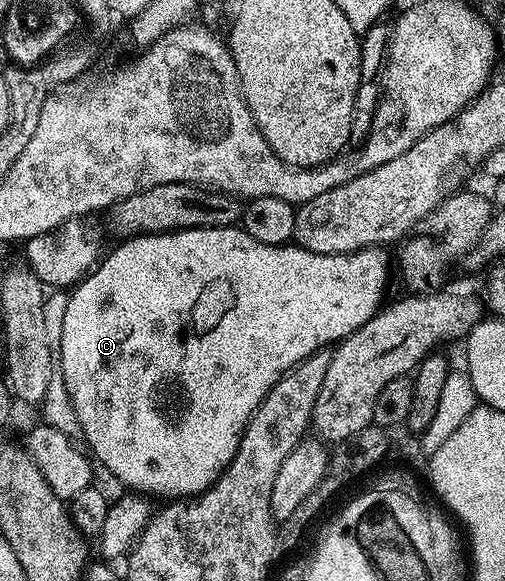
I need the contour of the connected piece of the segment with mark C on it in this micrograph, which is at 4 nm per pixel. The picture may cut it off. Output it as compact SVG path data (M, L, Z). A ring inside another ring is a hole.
M239 226L234 227L199 227L189 231L166 231L162 235L135 235L133 239L125 239L117 242L117 247L112 252L105 254L97 262L95 268L88 272L79 283L71 288L68 304L66 305L66 317L62 321L62 329L58 340L58 375L64 380L64 387L68 391L70 401L74 405L74 413L84 430L83 442L88 443L87 450L94 456L95 462L105 467L114 478L120 483L125 483L127 490L132 493L139 493L145 497L152 495L161 495L164 501L180 501L185 497L195 497L201 495L207 487L212 486L221 473L230 465L230 461L236 455L240 447L240 439L244 435L244 430L249 421L252 420L252 414L260 408L260 402L268 396L270 389L282 378L291 367L297 367L303 359L310 357L315 351L322 351L339 344L341 339L345 339L350 333L354 333L366 321L378 314L381 310L384 299L384 286L388 283L388 255L384 247L367 247L361 251L352 251L349 255L323 255L322 253L310 253L306 249L295 245L262 245L262 241L254 241L250 233L246 233Z

